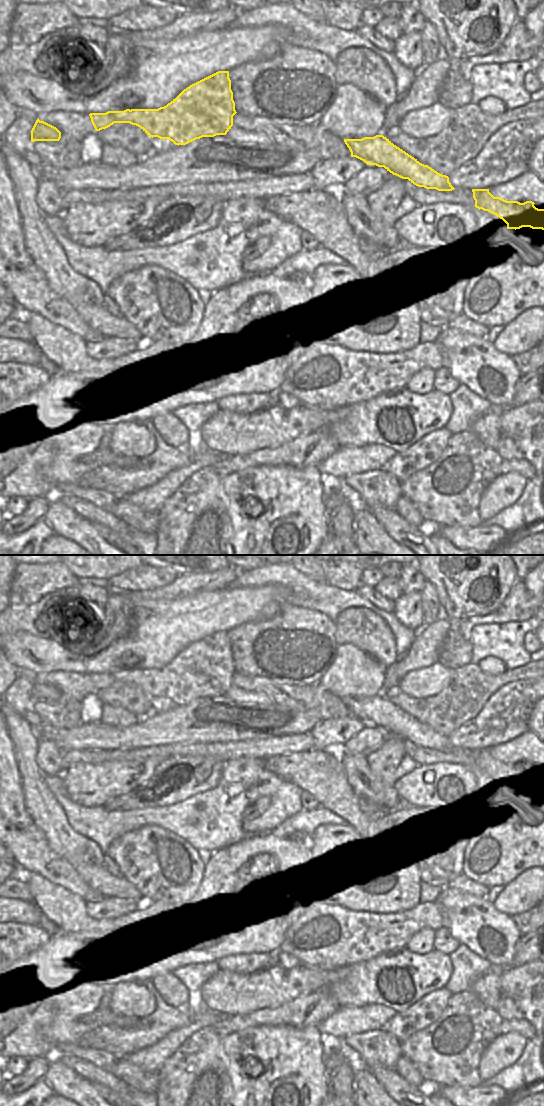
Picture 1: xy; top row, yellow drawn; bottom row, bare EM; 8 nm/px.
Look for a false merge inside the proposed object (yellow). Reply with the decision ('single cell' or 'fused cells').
fused cells

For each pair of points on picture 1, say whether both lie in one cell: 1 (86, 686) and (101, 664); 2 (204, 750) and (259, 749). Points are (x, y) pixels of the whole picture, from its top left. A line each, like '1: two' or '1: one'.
1: two
2: one

